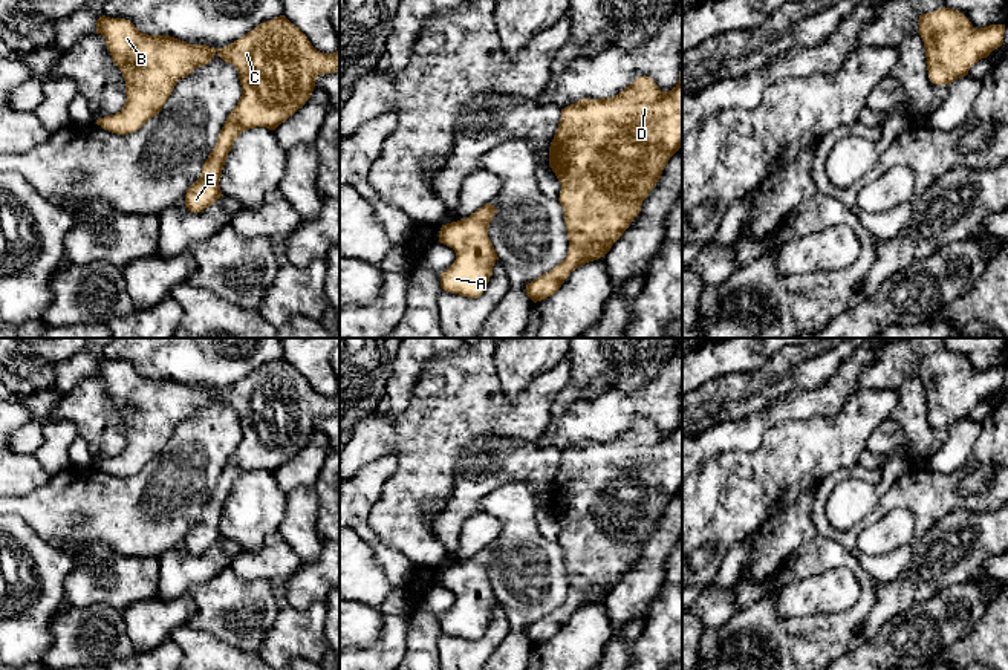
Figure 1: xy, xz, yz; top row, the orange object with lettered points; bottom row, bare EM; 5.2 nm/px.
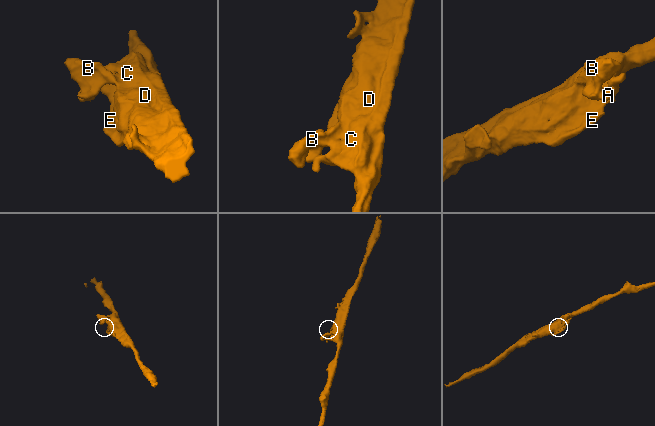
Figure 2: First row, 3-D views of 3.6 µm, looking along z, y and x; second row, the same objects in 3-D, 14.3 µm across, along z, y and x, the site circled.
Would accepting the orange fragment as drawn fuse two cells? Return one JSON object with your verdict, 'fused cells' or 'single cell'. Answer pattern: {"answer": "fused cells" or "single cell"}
{"answer": "single cell"}

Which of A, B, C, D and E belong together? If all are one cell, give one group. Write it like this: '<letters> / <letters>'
A B C D E

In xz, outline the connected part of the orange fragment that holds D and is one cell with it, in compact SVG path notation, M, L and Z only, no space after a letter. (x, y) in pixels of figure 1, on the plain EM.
M682 411L678 427L661 434L650 419L639 419L612 441L583 441L561 451L549 489L549 509L561 534L560 546L569 581L566 601L526 627L526 638L541 644L554 638L572 613L604 600L641 554L642 543L682 488Z

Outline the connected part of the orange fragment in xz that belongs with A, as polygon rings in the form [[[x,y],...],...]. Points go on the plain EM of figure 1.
[[[486,546],[467,561],[442,568],[439,584],[456,595],[454,606],[439,618],[444,633],[477,641],[486,632],[493,609],[499,603],[488,580],[496,554],[494,548]]]

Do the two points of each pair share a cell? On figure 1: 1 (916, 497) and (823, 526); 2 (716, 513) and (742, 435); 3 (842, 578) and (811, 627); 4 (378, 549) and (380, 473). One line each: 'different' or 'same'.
1: same
2: different
3: different
4: same

